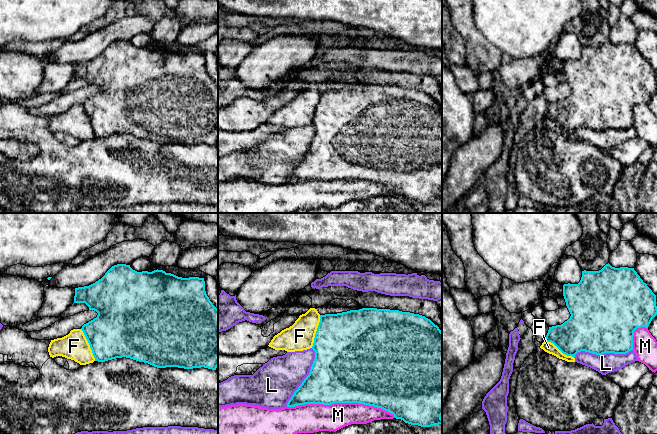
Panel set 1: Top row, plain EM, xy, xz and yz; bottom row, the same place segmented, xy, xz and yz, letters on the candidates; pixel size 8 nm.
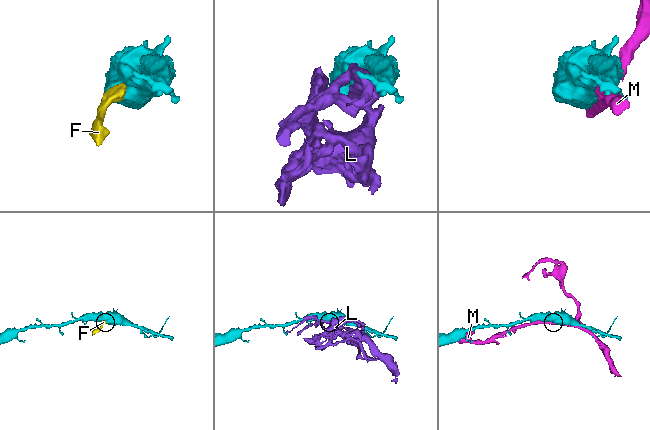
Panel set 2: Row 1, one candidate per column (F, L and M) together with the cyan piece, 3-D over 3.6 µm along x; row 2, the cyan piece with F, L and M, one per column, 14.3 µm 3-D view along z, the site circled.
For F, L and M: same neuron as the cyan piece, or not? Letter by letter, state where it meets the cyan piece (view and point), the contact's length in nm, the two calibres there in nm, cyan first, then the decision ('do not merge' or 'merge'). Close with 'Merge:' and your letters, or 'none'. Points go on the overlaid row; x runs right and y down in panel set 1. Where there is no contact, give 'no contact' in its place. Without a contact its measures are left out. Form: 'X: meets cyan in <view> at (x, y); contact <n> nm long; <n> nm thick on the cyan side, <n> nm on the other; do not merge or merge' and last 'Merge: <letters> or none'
F: meets cyan in xz at (316, 331); contact 280 nm long; 500 nm thick on the cyan side, 220 nm on the other; do not merge
L: meets cyan in yz at (602, 353); contact 480 nm long; 500 nm thick on the cyan side, 160 nm on the other; do not merge
M: meets cyan in xz at (341, 402); contact 900 nm long; 500 nm thick on the cyan side, 220 nm on the other; do not merge
Merge: none

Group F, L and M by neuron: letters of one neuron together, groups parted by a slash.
F L / M

